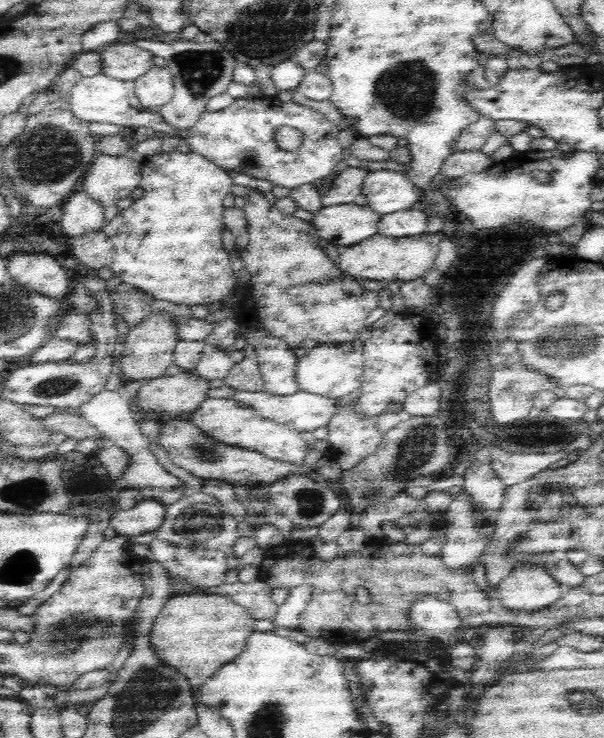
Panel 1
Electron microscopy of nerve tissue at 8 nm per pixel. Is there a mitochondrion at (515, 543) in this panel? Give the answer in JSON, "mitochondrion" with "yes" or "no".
{"mitochondrion":"yes"}

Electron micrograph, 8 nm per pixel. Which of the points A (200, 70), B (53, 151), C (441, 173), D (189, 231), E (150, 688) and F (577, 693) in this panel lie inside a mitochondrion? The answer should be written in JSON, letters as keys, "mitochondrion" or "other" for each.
{"A":"mitochondrion","B":"mitochondrion","C":"other","D":"other","E":"mitochondrion","F":"mitochondrion"}

